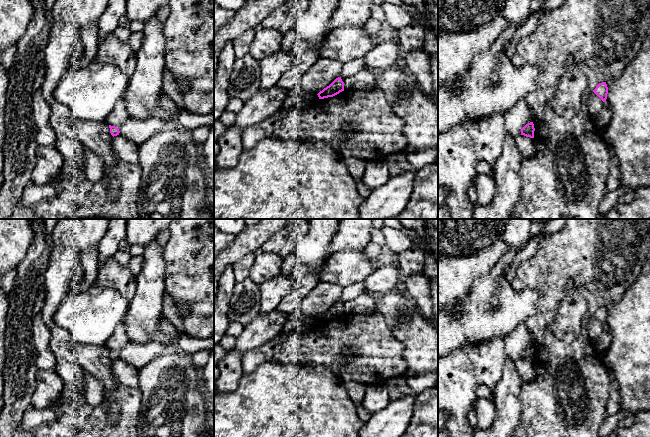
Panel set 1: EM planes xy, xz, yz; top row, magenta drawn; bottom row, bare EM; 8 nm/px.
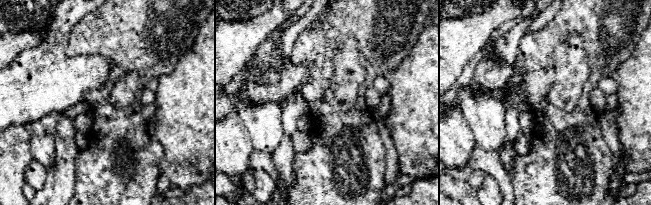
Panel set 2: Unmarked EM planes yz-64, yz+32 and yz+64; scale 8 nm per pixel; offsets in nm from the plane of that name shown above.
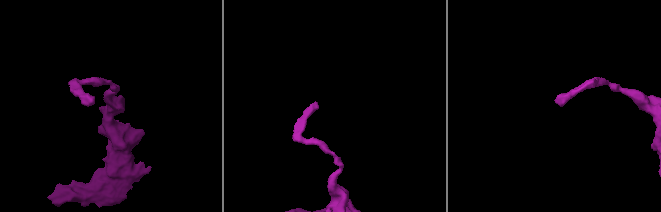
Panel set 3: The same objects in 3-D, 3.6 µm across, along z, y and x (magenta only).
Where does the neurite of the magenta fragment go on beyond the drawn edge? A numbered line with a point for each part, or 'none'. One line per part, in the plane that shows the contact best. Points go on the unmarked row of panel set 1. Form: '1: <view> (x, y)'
none

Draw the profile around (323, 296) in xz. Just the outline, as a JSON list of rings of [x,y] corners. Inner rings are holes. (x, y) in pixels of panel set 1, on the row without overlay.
[[[319,282],[301,301],[297,315],[318,318],[340,300],[343,287]]]

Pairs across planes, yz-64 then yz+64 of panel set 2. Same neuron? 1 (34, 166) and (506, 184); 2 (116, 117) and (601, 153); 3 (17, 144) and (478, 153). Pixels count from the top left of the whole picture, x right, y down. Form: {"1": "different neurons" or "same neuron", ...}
{"1": "different neurons", "2": "same neuron", "3": "different neurons"}

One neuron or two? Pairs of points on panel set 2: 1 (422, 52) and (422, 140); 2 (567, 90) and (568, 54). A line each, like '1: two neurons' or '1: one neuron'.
1: one neuron
2: one neuron

